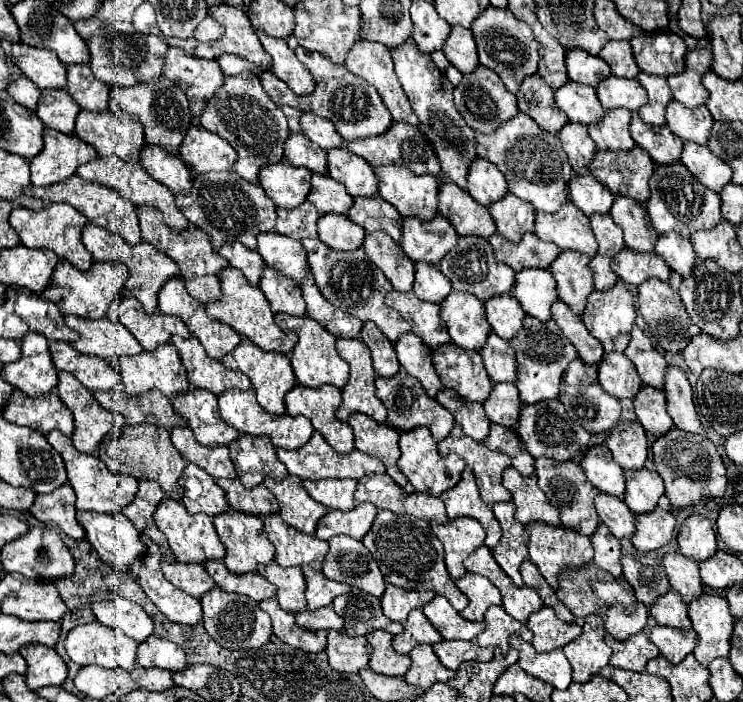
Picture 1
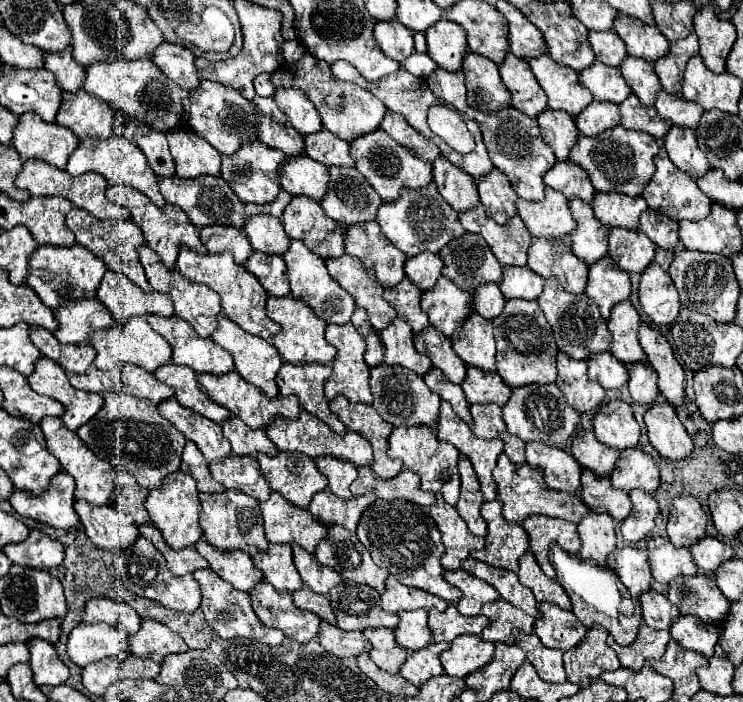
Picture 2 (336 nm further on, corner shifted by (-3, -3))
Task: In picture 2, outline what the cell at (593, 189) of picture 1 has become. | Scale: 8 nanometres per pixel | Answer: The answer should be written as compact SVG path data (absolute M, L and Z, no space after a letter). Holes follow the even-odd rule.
M570 158L568 160L558 160L546 174L544 174L544 184L562 192L568 200L570 198L580 198L584 202L592 202L594 198L594 188L590 184L590 178L586 170L578 164L574 164Z

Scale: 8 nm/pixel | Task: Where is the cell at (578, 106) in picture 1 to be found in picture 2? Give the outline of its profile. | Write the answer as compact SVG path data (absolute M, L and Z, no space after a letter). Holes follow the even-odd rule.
M548 52L528 60L528 64L538 84L546 92L550 108L558 108L570 116L576 116L592 102L590 92L586 92L578 82L578 72L558 64Z

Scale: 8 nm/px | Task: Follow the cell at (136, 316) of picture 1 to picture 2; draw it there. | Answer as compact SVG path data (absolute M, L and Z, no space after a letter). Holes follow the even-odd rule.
M106 270L102 284L96 290L96 298L112 312L114 322L122 324L132 316L172 316L172 298L164 292L144 292L128 280L122 272Z

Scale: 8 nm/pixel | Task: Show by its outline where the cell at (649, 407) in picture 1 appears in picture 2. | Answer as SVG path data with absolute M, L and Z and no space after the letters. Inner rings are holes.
M638 362L630 364L630 396L638 404L652 404L658 400L658 376L654 368L650 368L648 362Z

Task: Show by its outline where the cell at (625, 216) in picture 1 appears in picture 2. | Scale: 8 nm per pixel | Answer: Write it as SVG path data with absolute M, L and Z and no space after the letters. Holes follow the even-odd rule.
M596 192L592 200L592 210L594 216L606 224L606 226L620 226L634 230L638 226L640 214L648 208L646 200L642 196L630 198L622 196L618 192Z

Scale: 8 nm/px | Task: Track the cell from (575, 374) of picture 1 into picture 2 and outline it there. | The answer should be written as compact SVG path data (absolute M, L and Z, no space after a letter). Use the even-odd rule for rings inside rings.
M562 352L556 356L558 360L558 378L556 384L562 390L566 402L578 412L594 410L604 400L604 388L588 378L586 362L574 360Z

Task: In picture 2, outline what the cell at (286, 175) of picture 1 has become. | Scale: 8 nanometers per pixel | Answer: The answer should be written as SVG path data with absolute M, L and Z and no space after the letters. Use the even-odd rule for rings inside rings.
M254 140L248 144L242 144L242 148L232 154L232 156L222 156L222 168L220 168L220 176L228 182L228 186L236 192L236 196L246 204L268 204L272 200L276 200L278 192L280 192L280 184L278 184L278 168L280 164L286 160L284 152L278 152L274 148L264 146L262 142Z

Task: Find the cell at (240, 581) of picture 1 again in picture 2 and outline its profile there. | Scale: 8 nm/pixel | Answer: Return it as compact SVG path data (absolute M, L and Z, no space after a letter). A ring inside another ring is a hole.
M204 538L194 544L194 548L208 560L210 568L226 582L230 582L234 588L248 592L254 588L254 584L262 582L262 570L256 568L250 560L250 556L242 550L234 552L222 552L218 548L212 548L210 542Z

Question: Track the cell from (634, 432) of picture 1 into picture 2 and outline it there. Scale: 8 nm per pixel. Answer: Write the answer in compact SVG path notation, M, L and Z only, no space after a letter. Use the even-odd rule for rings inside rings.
M622 400L604 404L592 418L596 438L610 448L632 448L638 446L640 426L634 420L632 408Z

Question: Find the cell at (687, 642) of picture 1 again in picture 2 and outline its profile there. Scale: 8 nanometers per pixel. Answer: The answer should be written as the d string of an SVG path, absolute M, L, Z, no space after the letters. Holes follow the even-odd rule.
M680 616L674 620L670 634L684 648L702 652L706 658L714 654L714 646L718 642L718 628L714 624L702 622L698 616Z

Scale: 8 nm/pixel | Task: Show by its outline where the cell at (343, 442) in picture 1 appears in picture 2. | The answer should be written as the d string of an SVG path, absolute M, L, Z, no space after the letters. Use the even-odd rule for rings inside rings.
M284 362L276 374L276 384L282 396L298 396L300 406L326 422L336 434L344 434L346 426L328 408L324 396L324 380L330 376L332 368L328 364L290 364Z

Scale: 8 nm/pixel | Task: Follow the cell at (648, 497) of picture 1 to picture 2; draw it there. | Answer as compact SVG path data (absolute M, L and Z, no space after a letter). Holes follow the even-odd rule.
M626 448L614 464L614 470L610 472L610 482L614 484L614 488L620 488L624 492L636 488L654 492L660 486L658 464L640 448Z

